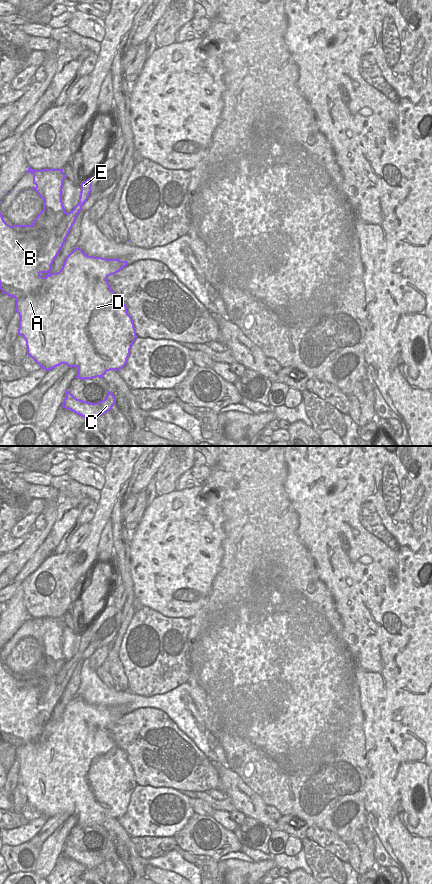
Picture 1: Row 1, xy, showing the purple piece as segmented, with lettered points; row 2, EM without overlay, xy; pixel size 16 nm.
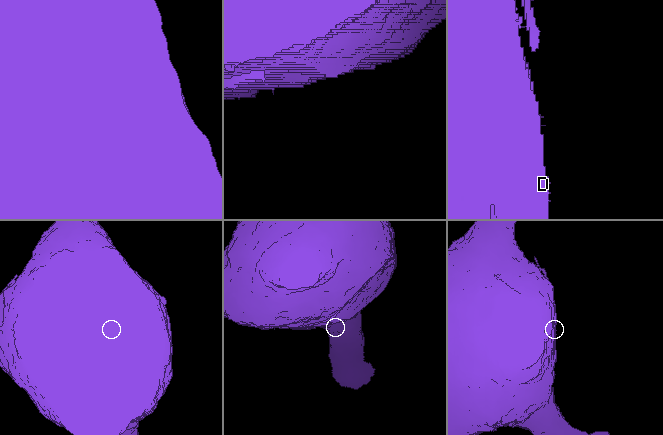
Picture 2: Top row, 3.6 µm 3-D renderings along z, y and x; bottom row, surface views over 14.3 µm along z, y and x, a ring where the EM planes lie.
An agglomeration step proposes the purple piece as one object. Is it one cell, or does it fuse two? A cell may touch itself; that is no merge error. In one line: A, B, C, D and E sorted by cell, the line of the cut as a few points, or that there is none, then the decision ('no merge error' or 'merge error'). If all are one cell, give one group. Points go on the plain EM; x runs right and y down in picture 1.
A B C D / E; cut in xy along (78, 651), (83, 652); merge error

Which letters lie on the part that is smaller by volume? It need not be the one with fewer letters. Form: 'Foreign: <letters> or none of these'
Foreign: E

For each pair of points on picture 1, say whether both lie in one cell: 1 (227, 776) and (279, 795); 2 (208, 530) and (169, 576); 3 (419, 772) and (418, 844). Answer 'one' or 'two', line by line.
1: two
2: one
3: one

